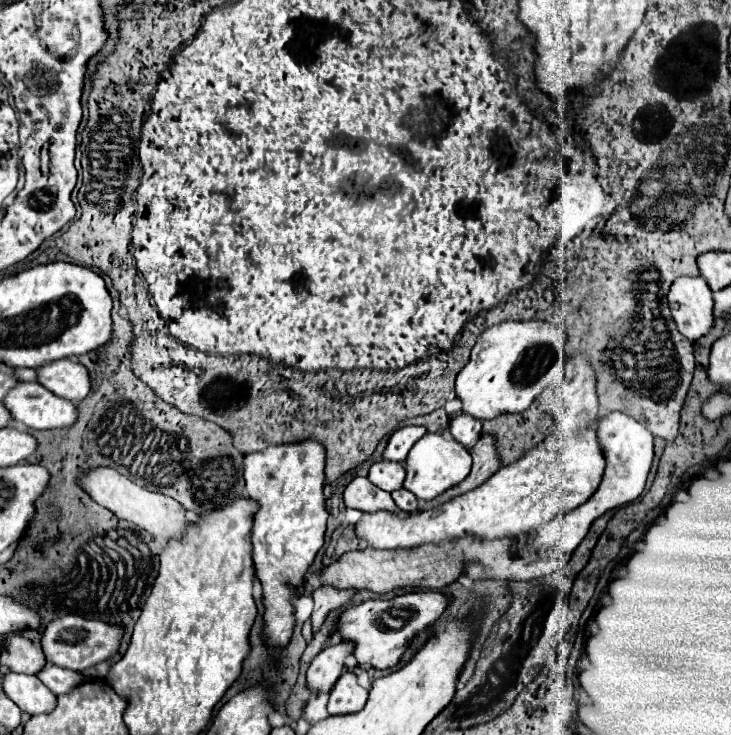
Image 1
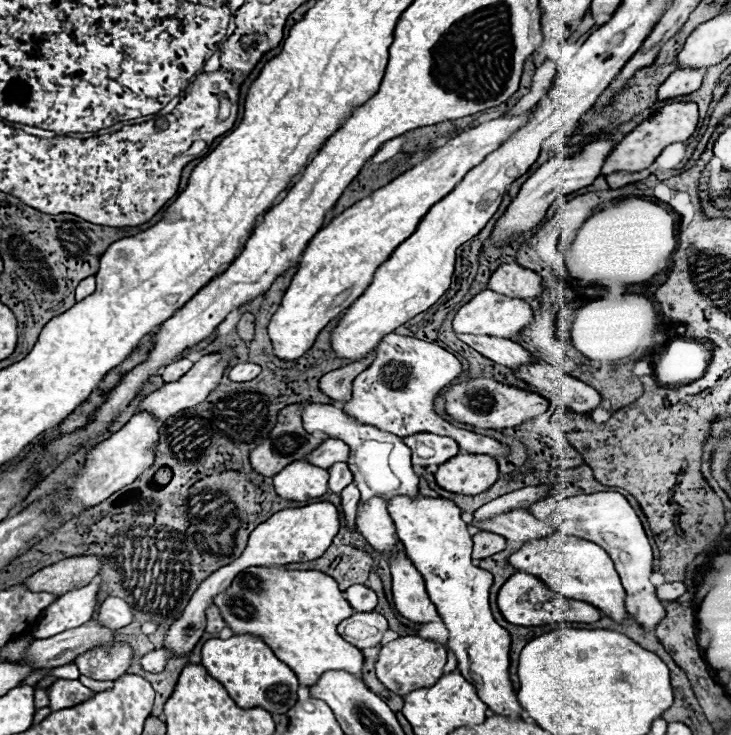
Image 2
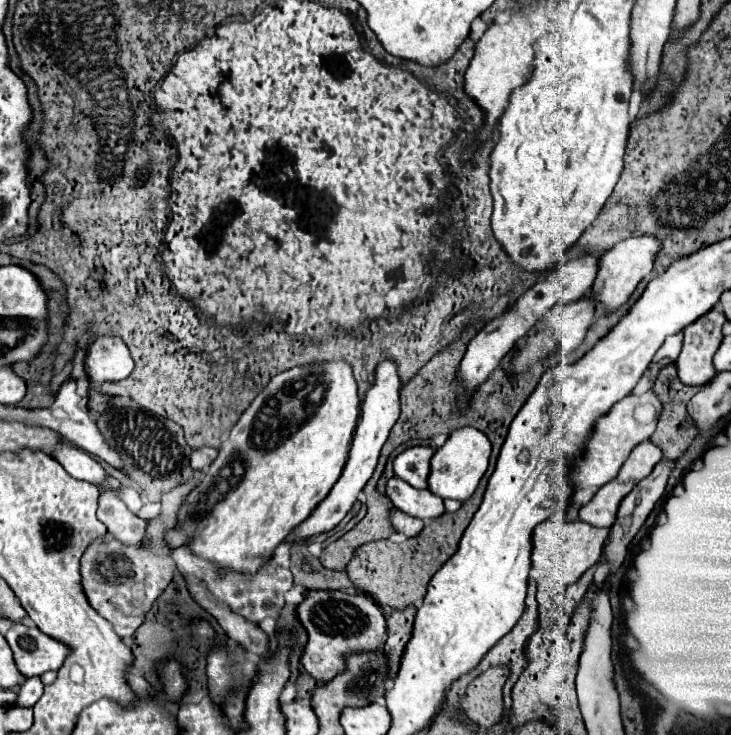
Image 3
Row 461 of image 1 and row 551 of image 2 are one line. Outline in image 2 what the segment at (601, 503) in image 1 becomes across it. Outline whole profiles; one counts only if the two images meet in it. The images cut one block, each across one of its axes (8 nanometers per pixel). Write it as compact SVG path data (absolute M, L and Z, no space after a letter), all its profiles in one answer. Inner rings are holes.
M594 492L594 494L578 494L572 498L544 498L528 508L536 518L548 520L550 516L562 516L562 530L566 530L572 536L580 536L584 540L590 540L598 546L602 546L610 558L616 564L616 570L622 578L622 584L626 588L626 610L630 616L636 618L636 622L646 628L654 630L658 622L664 618L664 606L660 598L656 596L656 586L650 582L652 576L652 546L644 532L644 526L634 512L634 508L628 504L628 500L618 492Z

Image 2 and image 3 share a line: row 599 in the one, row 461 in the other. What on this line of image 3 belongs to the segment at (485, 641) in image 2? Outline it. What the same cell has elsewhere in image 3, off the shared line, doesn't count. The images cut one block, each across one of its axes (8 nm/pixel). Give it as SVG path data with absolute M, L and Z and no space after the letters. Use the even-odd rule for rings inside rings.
M458 428L454 430L446 444L440 446L430 464L430 476L428 476L428 490L440 498L452 498L458 502L468 500L474 490L478 488L480 478L484 476L488 468L488 458L492 452L492 444L488 436L476 428Z

